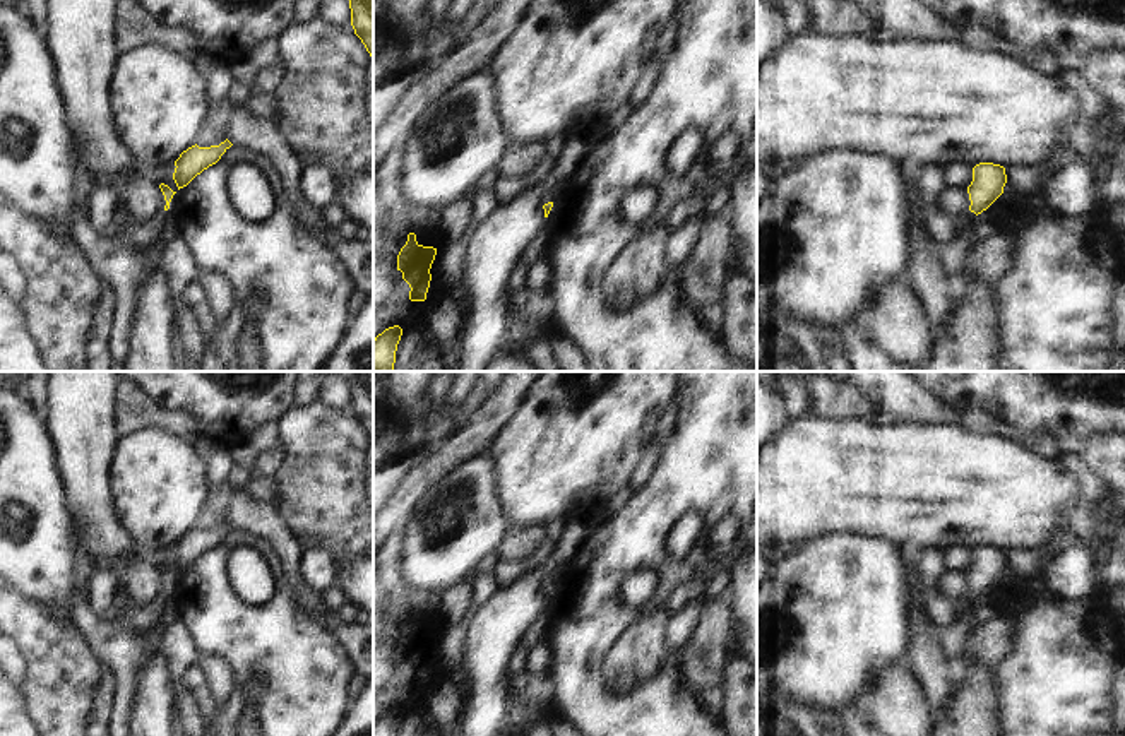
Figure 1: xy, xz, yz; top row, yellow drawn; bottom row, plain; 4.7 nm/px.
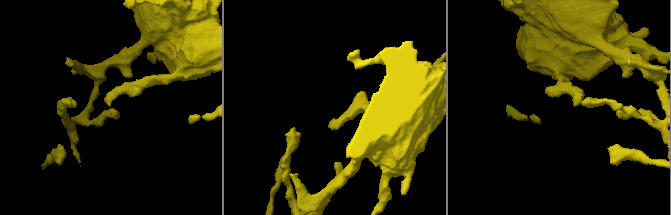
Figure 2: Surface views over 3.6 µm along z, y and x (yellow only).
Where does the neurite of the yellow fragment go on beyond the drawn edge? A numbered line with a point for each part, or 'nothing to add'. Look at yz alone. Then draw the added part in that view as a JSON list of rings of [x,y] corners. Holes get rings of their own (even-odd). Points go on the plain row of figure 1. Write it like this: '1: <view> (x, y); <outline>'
1: yz (966, 605); [[[966,592],[957,602],[955,602],[955,616],[957,620],[969,621],[973,618],[973,611],[976,609],[976,597]]]

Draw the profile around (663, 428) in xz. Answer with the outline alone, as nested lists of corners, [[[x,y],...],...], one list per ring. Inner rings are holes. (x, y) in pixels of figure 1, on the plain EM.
[[[675,399],[670,402],[670,406],[664,409],[664,413],[659,416],[659,419],[656,421],[654,428],[652,428],[652,443],[649,452],[658,454],[664,443],[668,442],[668,438],[673,433],[673,426],[676,421],[676,402]]]

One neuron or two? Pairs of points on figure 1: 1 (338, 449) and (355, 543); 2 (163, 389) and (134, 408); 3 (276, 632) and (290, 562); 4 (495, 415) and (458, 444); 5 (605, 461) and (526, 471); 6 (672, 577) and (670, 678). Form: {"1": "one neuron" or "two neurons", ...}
{"1": "one neuron", "2": "two neurons", "3": "two neurons", "4": "one neuron", "5": "one neuron", "6": "one neuron"}

